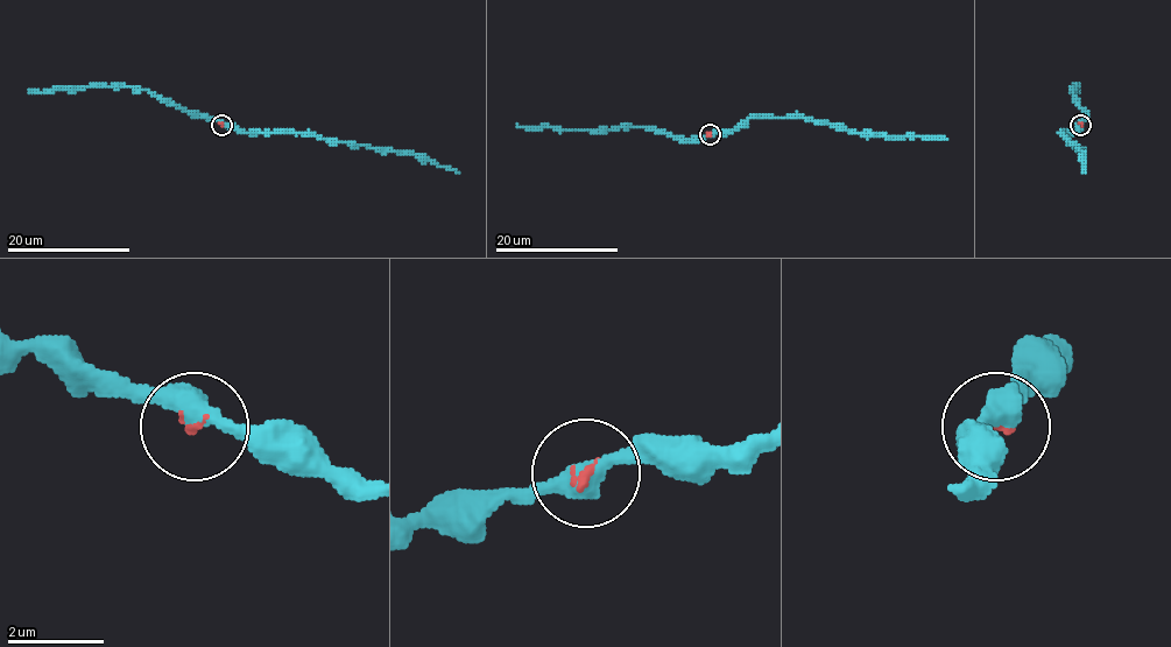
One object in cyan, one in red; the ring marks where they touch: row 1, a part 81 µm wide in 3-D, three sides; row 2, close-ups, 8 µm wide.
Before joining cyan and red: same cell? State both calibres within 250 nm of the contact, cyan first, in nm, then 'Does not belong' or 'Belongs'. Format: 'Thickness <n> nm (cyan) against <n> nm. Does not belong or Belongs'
Thickness 440 nm (cyan) against 100 nm. Belongs

